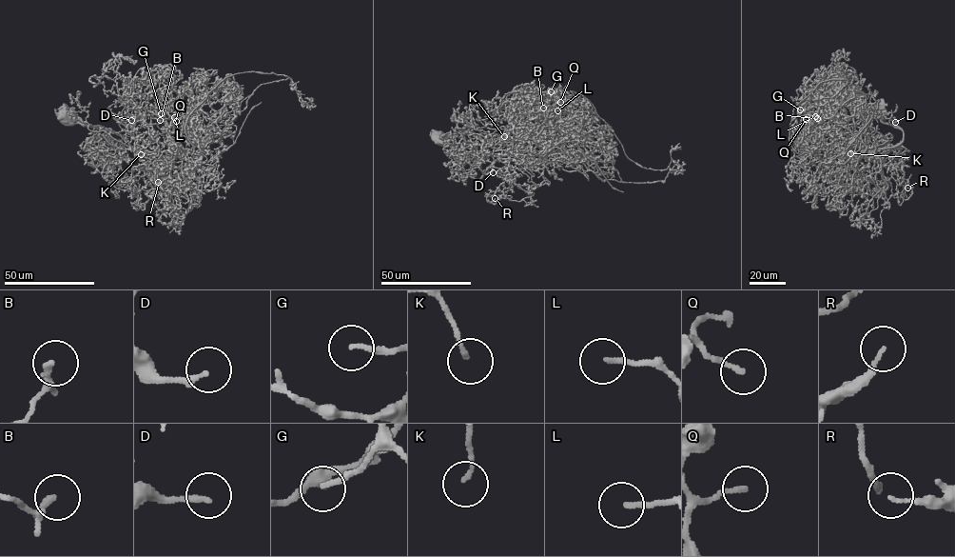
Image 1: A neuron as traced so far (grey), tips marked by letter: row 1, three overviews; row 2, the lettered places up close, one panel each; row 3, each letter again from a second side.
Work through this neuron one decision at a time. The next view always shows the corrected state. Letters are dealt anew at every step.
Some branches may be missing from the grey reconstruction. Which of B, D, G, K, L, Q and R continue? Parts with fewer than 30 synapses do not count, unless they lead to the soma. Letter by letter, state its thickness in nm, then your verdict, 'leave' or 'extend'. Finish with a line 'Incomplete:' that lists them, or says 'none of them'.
B: 180 nm | leave
D: 180 nm | leave
G: 150 nm | leave
K: 130 nm | leave
L: 150 nm | leave
Q: 160 nm | leave
R: 120 nm | leave
Incomplete: none of them

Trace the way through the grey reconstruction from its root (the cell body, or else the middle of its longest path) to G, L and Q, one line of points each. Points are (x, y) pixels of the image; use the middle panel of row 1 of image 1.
G: (438, 138), (474, 178), (501, 159), (537, 164), (546, 157), (538, 127), (563, 110), (551, 91)
L: (438, 138), (466, 174), (479, 179), (497, 160), (543, 160), (545, 136), (574, 118), (557, 110)
Q: (438, 138), (474, 178), (501, 159), (537, 164), (560, 118), (549, 98), (560, 102)

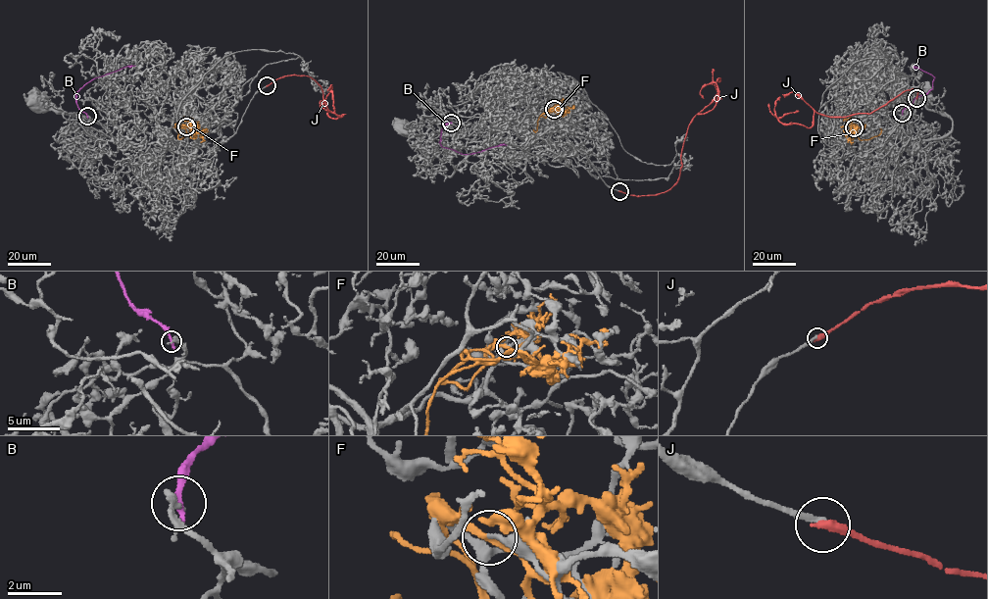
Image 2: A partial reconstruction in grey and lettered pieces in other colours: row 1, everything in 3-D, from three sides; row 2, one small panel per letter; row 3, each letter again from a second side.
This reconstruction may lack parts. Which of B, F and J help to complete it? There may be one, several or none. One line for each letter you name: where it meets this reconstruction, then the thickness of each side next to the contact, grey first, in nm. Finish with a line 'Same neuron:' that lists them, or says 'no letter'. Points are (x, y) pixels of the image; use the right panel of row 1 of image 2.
Same neuron: no letter

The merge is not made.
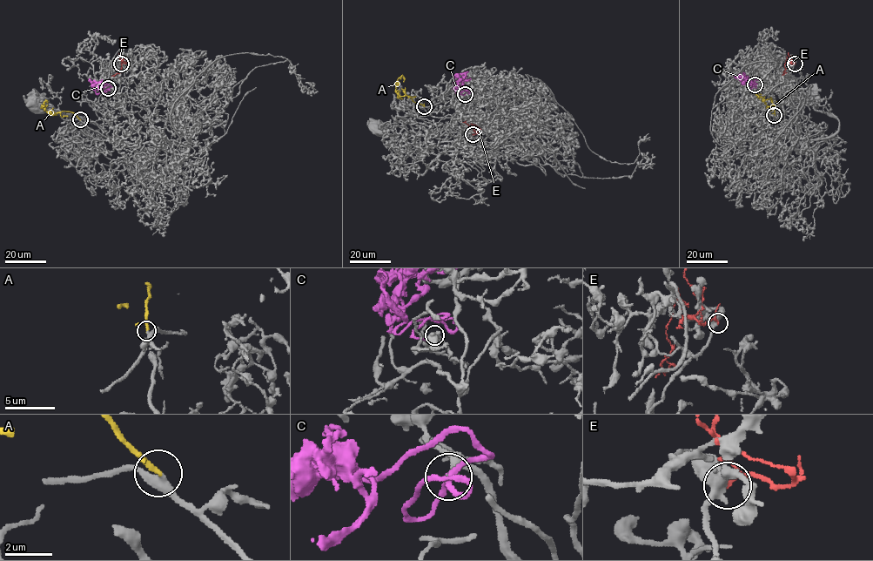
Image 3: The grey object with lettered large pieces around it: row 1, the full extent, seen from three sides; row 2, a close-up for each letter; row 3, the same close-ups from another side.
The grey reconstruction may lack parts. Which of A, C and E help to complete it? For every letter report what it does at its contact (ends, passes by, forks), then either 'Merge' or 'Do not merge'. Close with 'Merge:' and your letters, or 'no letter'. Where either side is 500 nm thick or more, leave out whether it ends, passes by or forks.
A: It passes by. Merge
C: It ends there. Do not merge
E: It passes by. Do not merge
Merge: A

